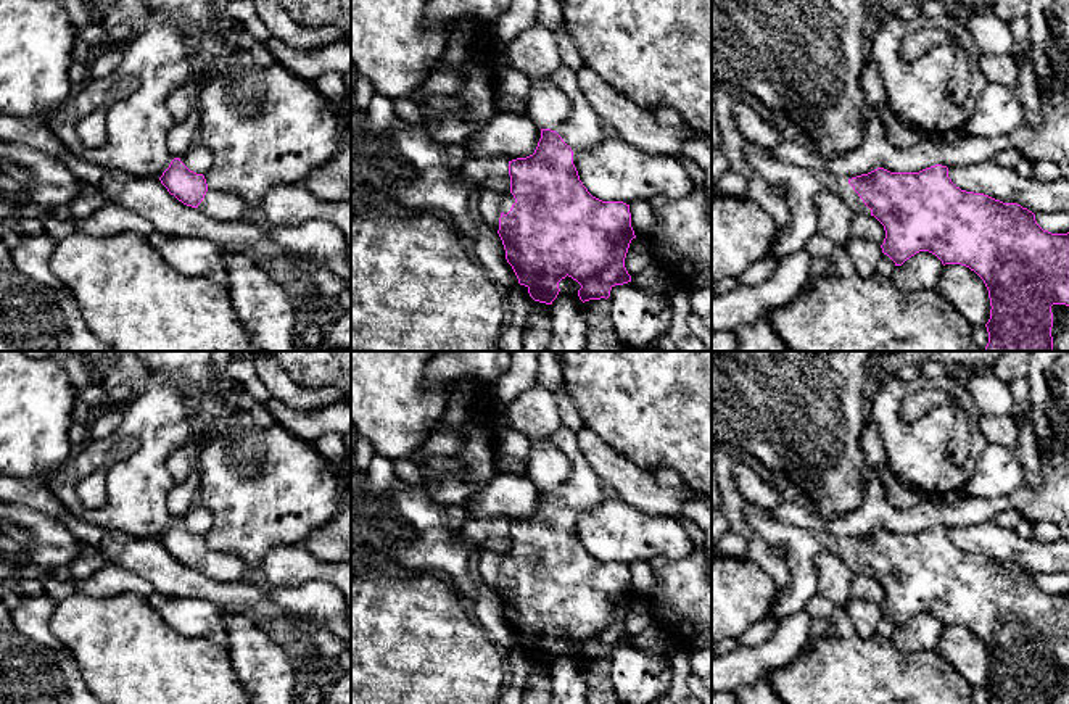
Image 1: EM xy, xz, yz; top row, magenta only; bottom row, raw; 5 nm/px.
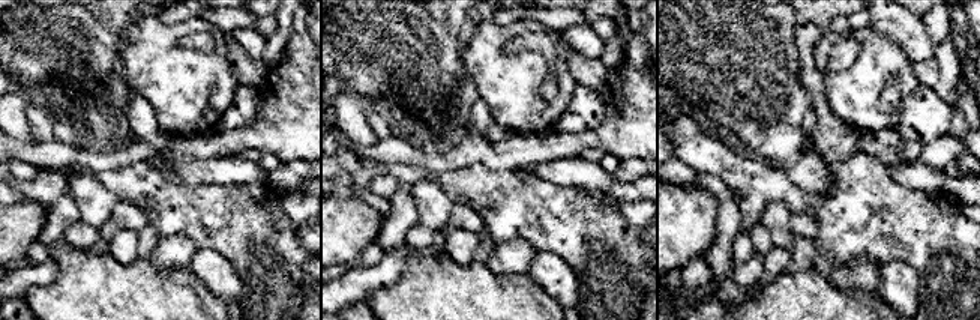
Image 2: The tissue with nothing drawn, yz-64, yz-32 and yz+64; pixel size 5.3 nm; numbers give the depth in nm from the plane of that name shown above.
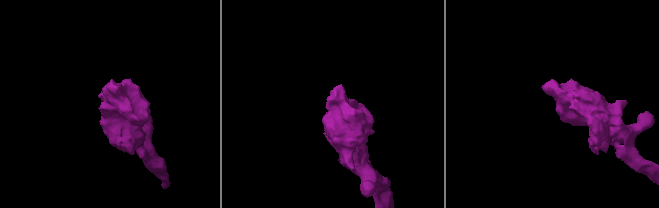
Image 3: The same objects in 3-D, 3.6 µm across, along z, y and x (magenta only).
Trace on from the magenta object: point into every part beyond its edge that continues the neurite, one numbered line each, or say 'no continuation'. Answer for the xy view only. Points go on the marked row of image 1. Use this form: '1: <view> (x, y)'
1: xy (219, 205)

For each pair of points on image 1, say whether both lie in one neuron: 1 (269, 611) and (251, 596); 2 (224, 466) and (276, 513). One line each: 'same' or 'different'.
1: same
2: same

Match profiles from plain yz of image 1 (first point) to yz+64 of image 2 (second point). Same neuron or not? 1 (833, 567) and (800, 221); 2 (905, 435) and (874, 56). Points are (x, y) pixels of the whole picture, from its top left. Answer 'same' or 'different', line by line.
1: different
2: same

